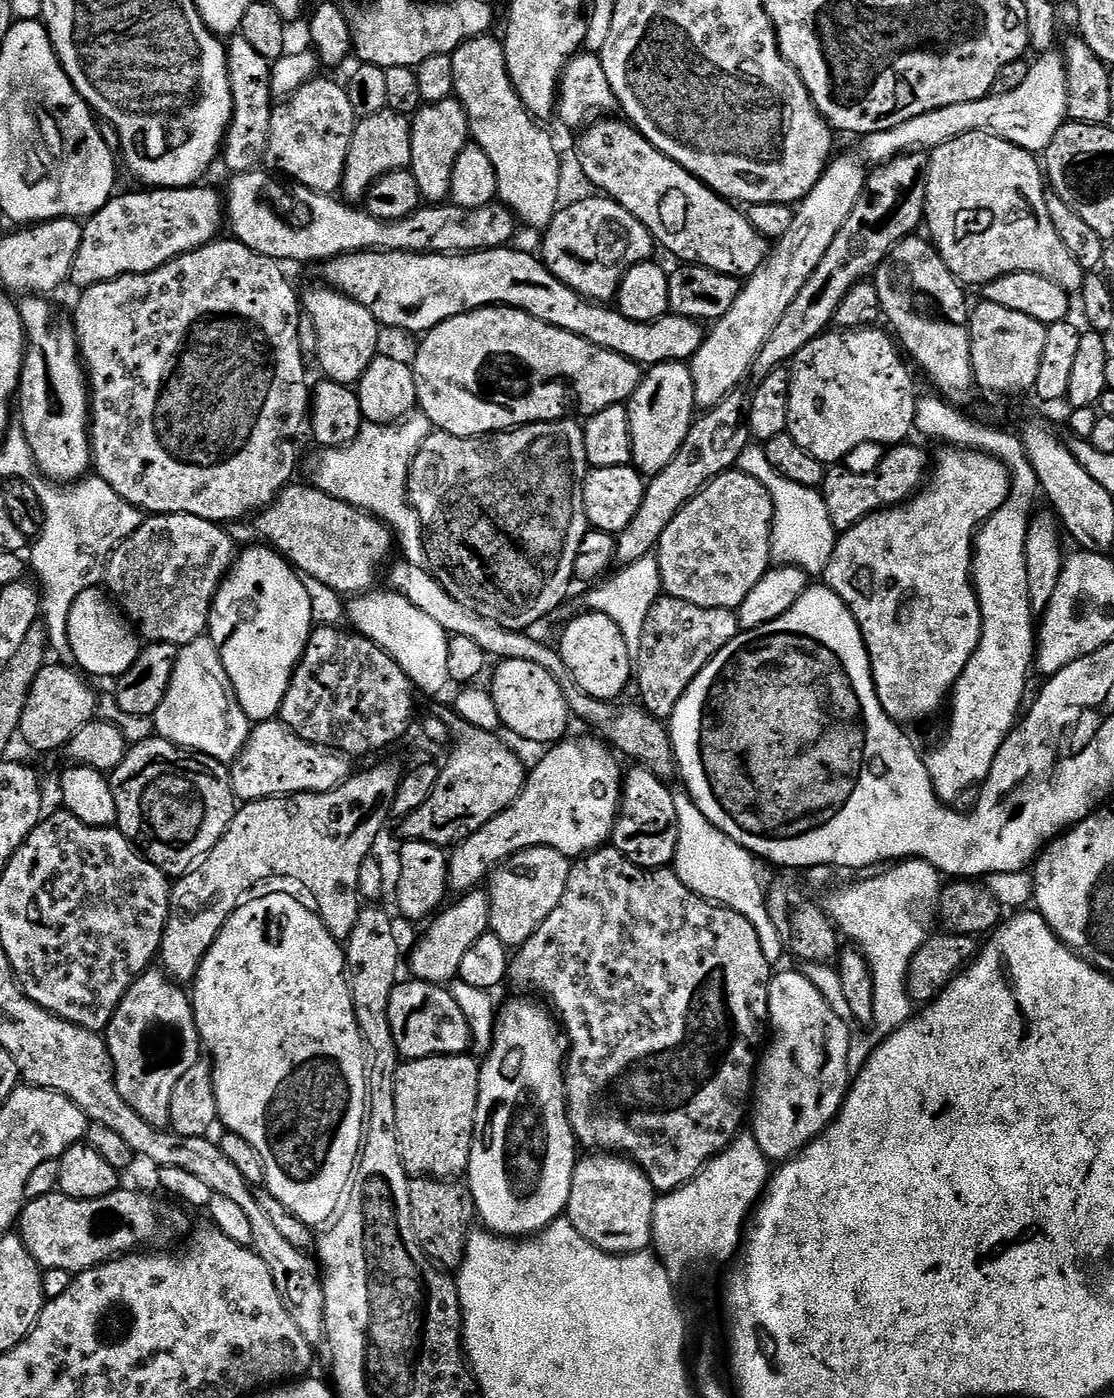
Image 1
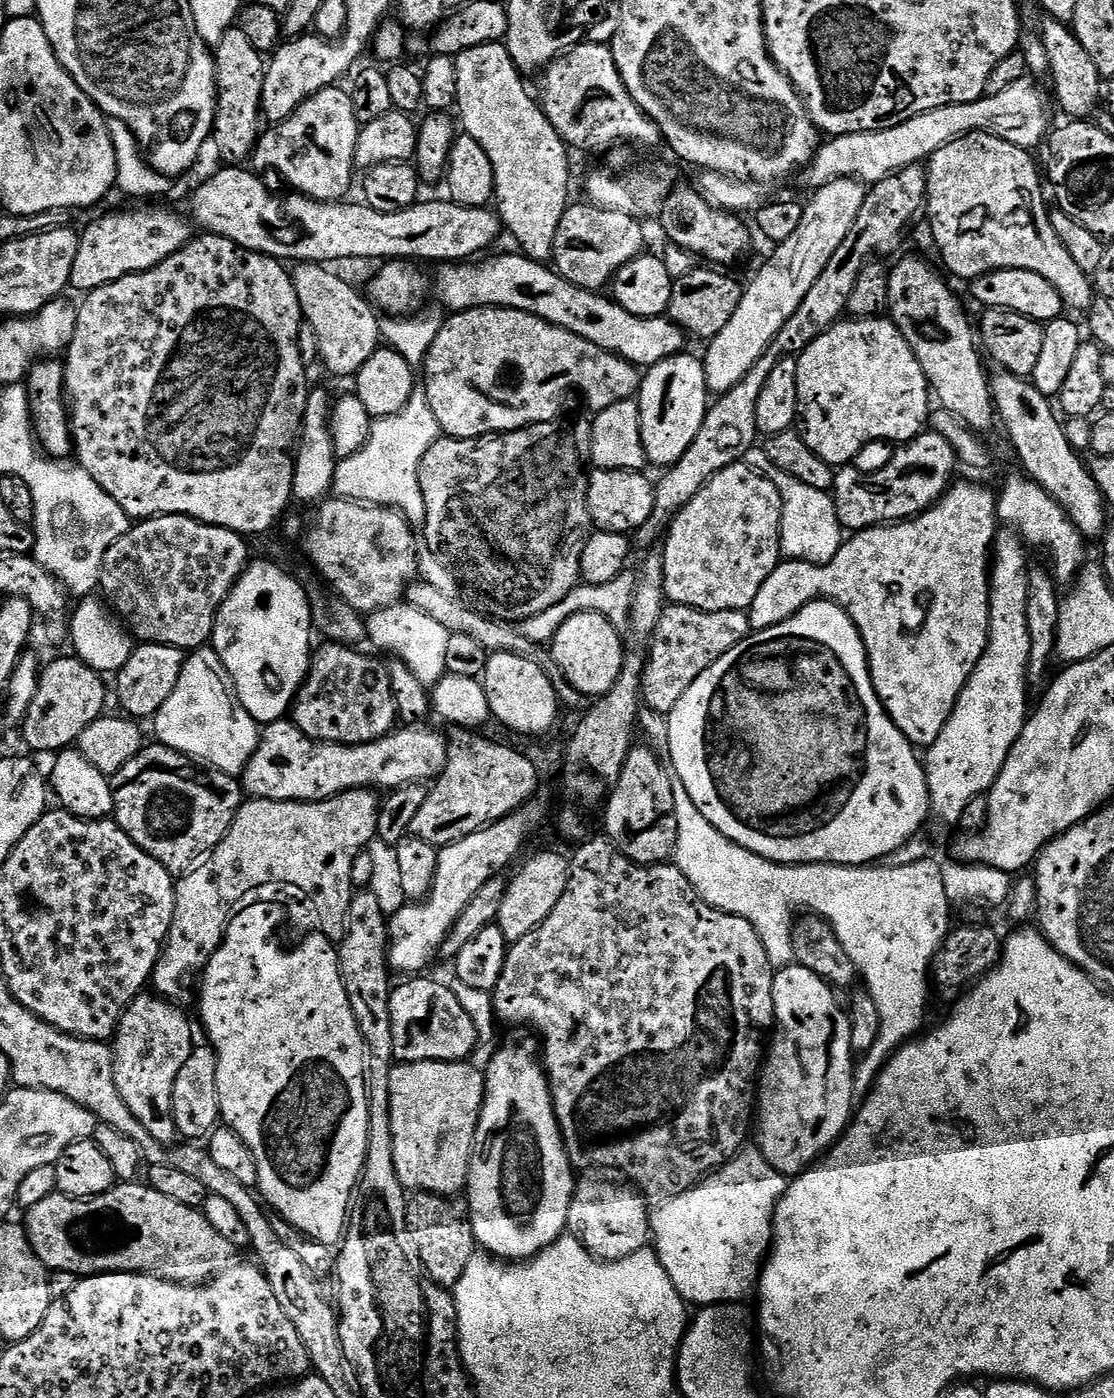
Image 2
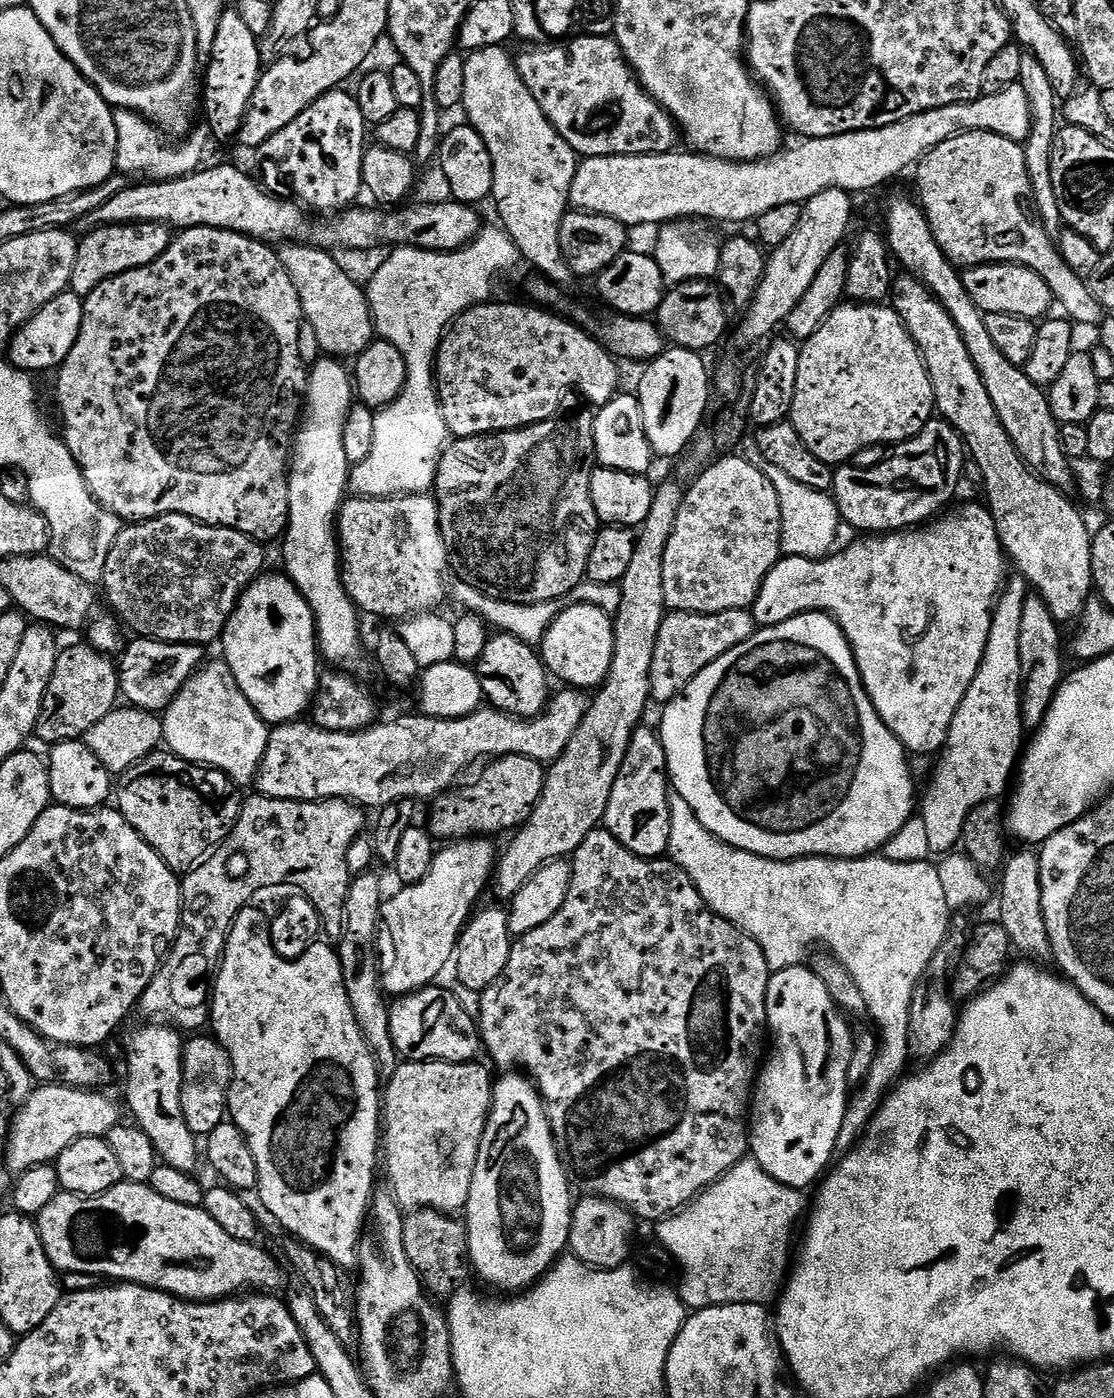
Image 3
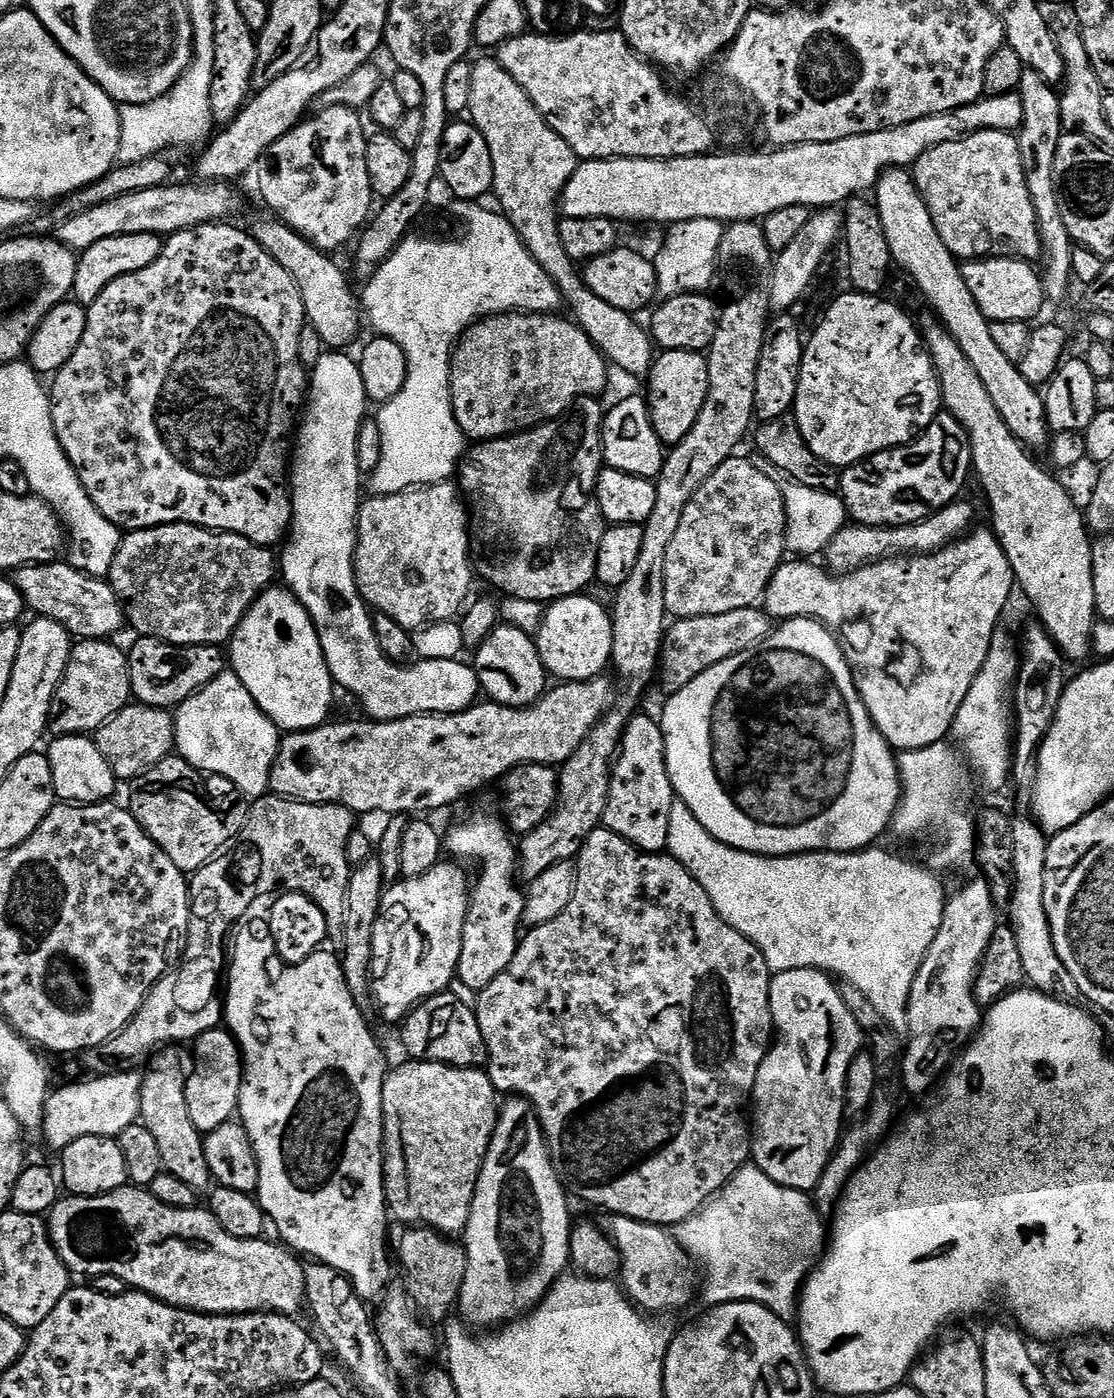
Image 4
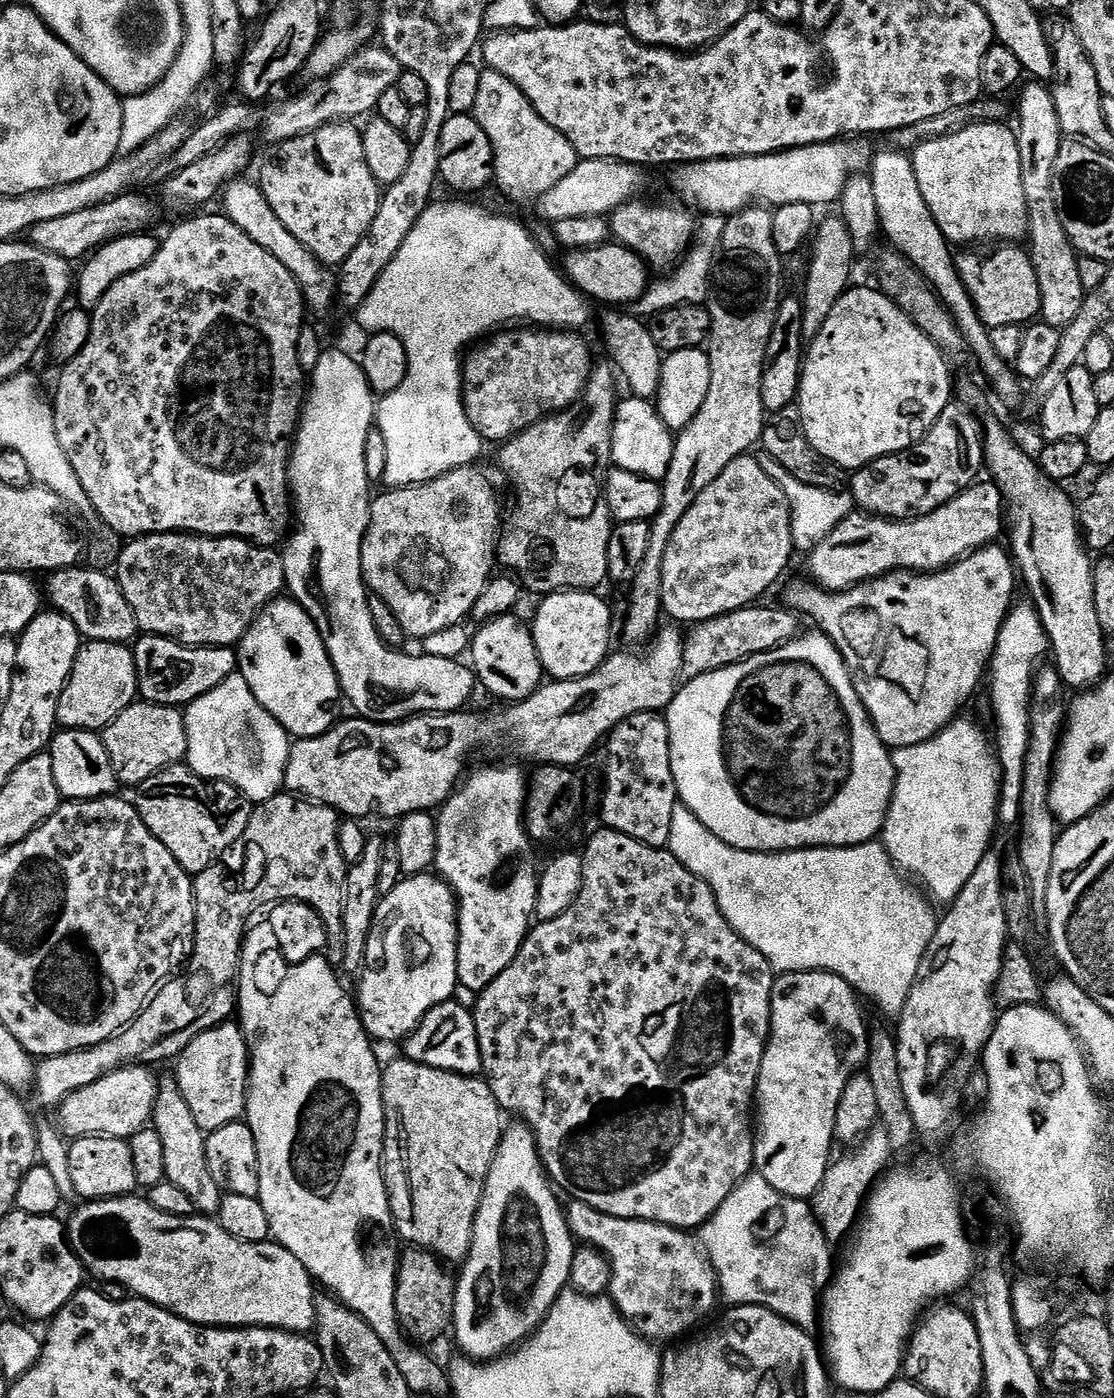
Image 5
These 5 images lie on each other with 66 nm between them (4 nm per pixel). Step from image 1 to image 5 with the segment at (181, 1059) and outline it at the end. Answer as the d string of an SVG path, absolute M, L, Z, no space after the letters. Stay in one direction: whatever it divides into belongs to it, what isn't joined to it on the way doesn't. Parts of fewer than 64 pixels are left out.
M161 1079L156 1090L156 1101L150 1121L156 1129L158 1138L162 1138L162 1147L166 1154L166 1174L168 1180L178 1190L190 1198L193 1209L209 1218L215 1217L220 1210L222 1195L218 1182L210 1174L210 1166L206 1166L206 1134L194 1122L194 1114L190 1114L190 1106L186 1106L186 1098L182 1098L182 1090L175 1079Z

